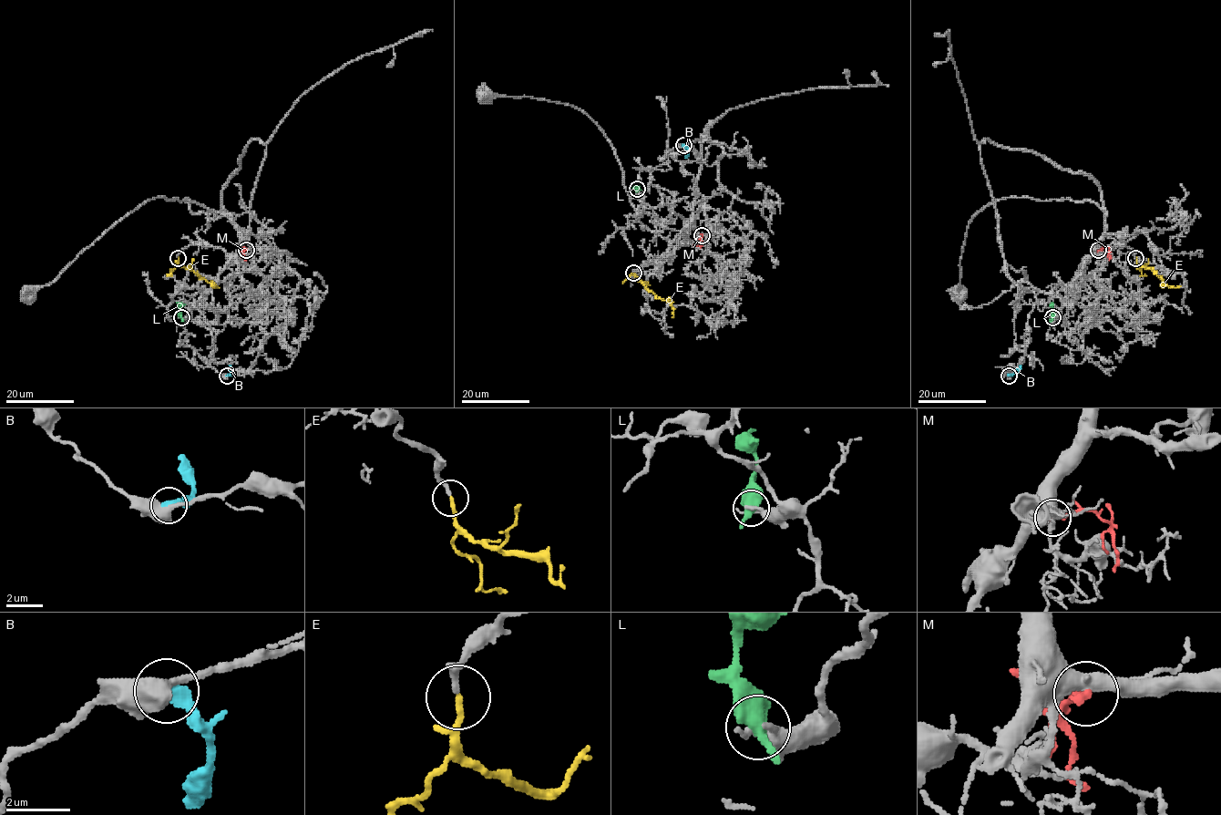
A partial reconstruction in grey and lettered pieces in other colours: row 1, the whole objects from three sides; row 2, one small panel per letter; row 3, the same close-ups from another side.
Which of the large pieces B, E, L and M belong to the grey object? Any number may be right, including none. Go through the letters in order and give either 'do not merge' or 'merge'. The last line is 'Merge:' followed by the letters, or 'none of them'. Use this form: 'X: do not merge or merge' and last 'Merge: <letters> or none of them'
B: do not merge
E: merge
L: do not merge
M: do not merge
Merge: E

